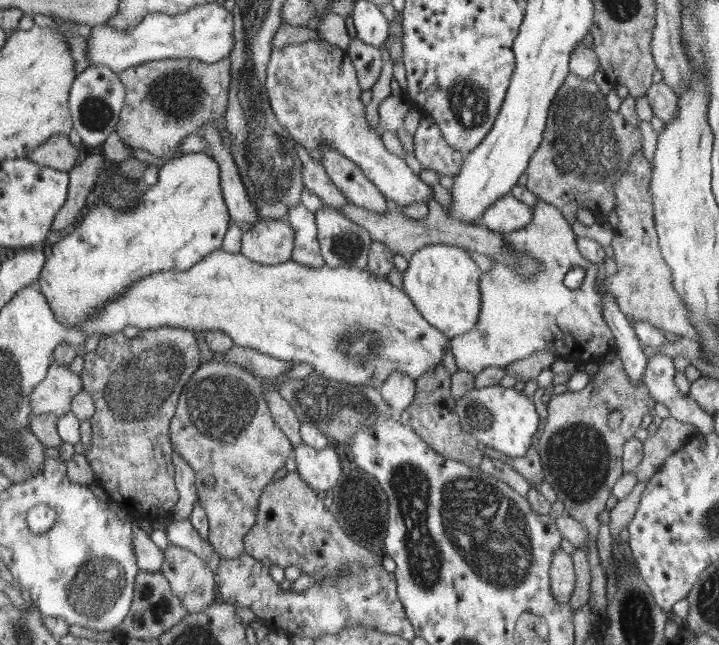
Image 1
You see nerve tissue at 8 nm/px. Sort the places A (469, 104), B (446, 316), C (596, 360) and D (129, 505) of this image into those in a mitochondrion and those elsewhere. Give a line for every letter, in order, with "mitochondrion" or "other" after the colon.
A: mitochondrion
B: other
C: other
D: other

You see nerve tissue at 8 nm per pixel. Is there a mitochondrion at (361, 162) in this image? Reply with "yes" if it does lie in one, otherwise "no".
no

